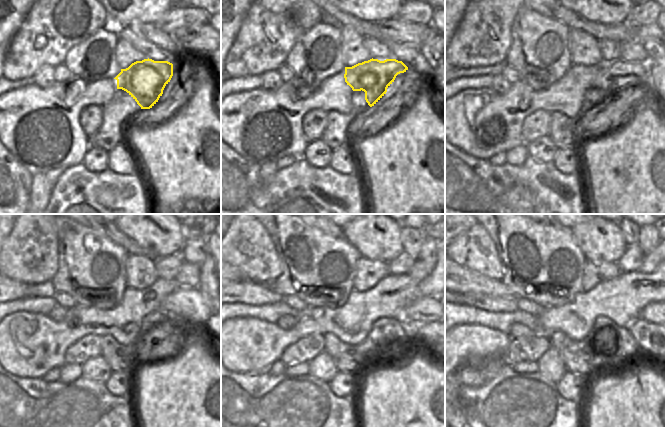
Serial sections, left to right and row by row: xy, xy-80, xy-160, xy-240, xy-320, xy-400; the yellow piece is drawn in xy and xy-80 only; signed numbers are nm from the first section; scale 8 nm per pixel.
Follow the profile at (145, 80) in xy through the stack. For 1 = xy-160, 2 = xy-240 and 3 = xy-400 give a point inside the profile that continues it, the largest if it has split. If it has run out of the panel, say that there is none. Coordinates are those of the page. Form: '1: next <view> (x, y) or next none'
1: next xy-160 (610, 72)
2: next xy-240 (185, 303)
3: next xy-400 (648, 313)

